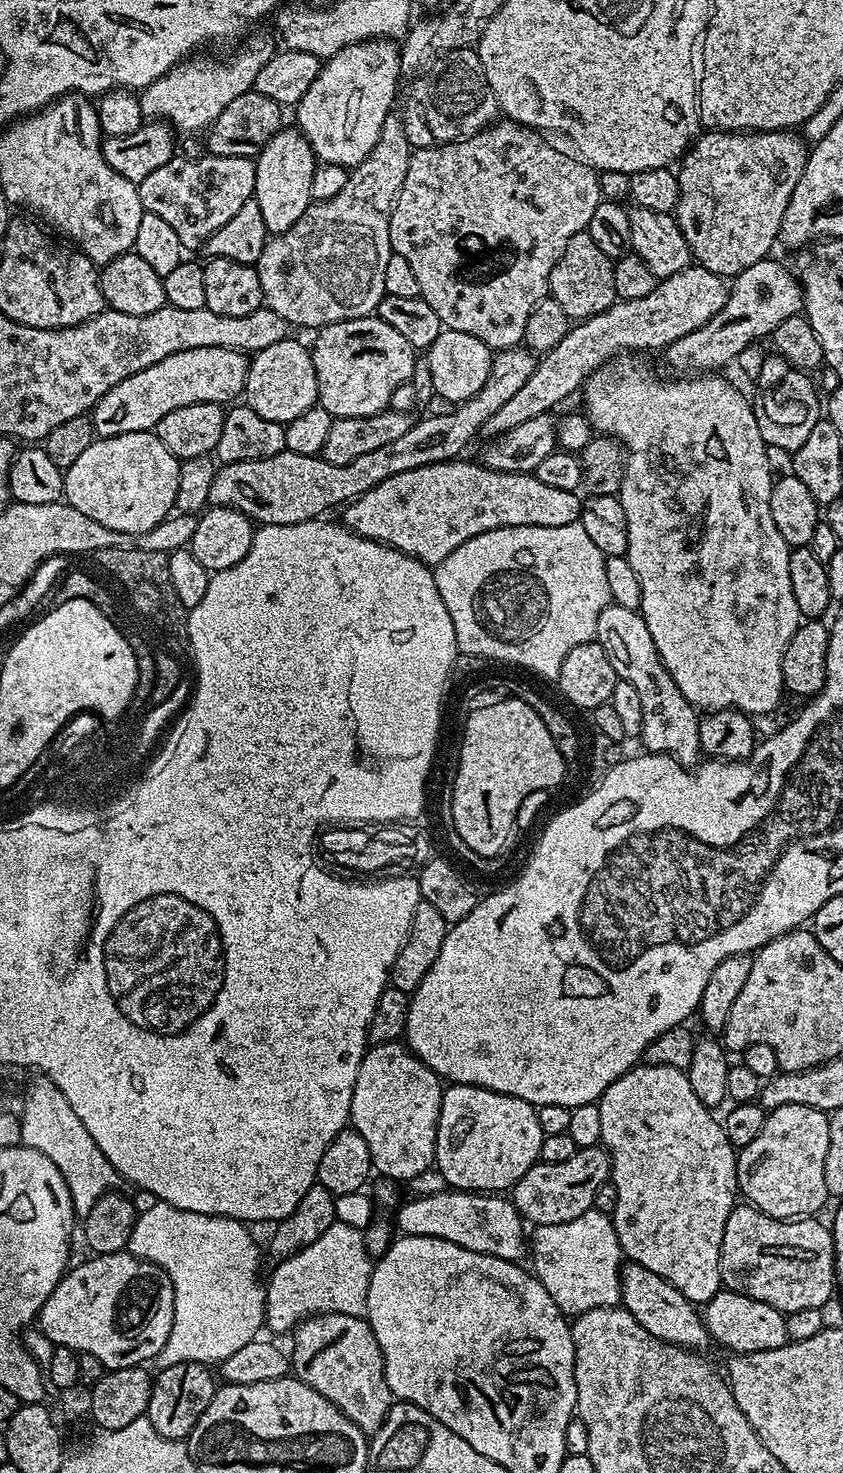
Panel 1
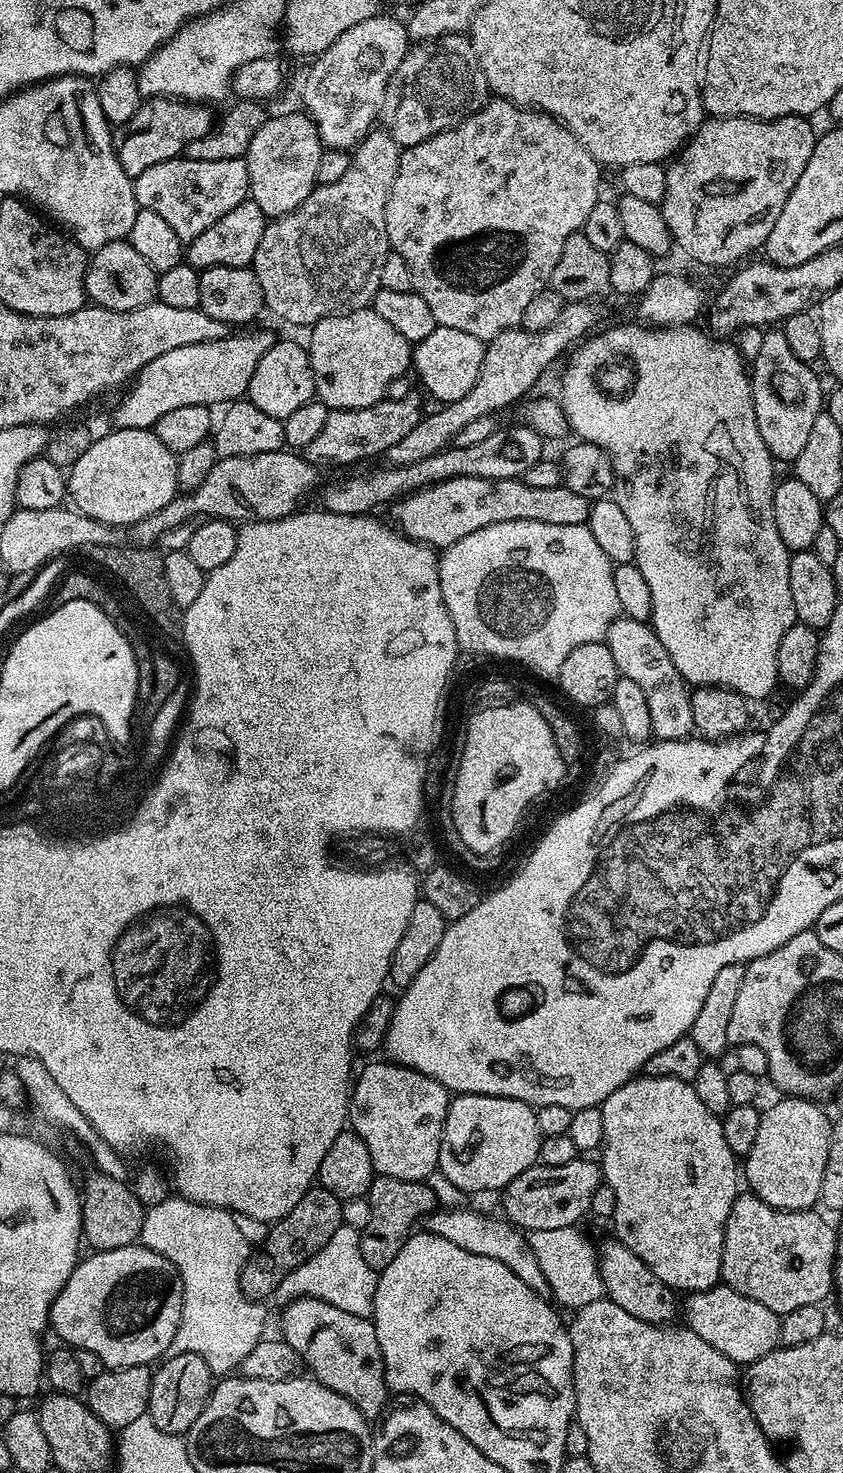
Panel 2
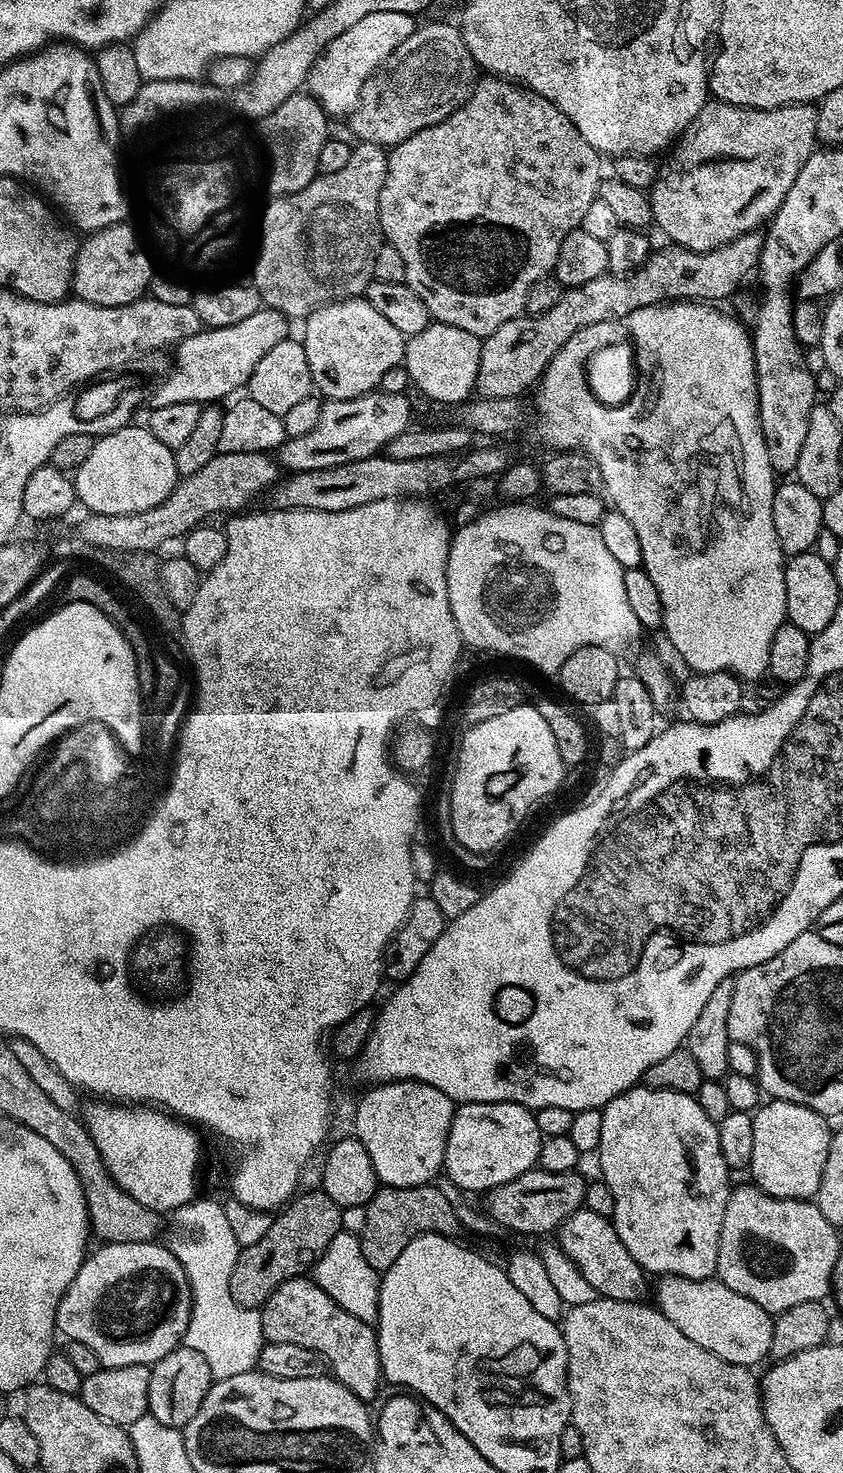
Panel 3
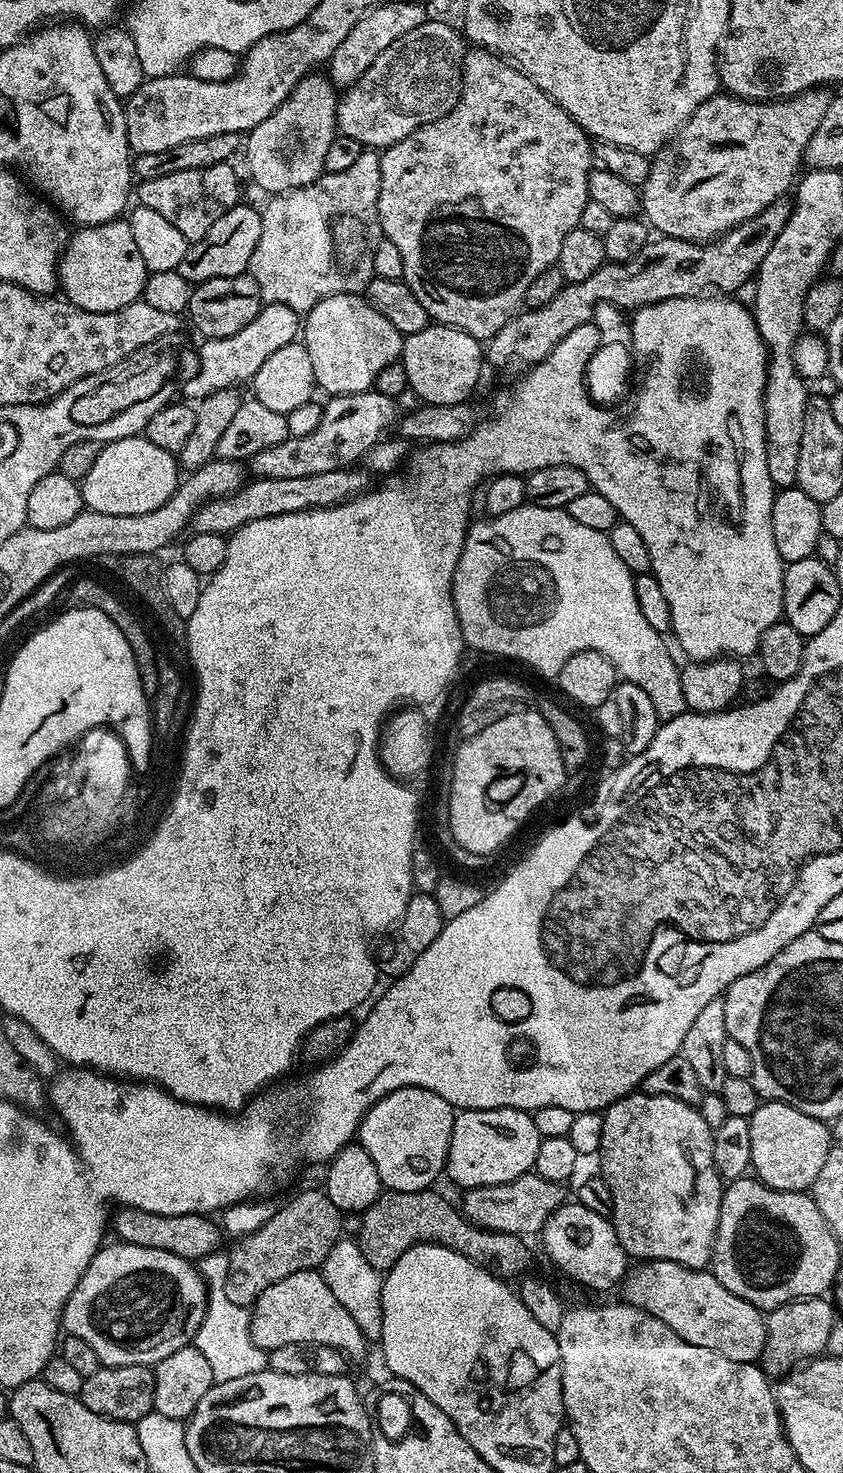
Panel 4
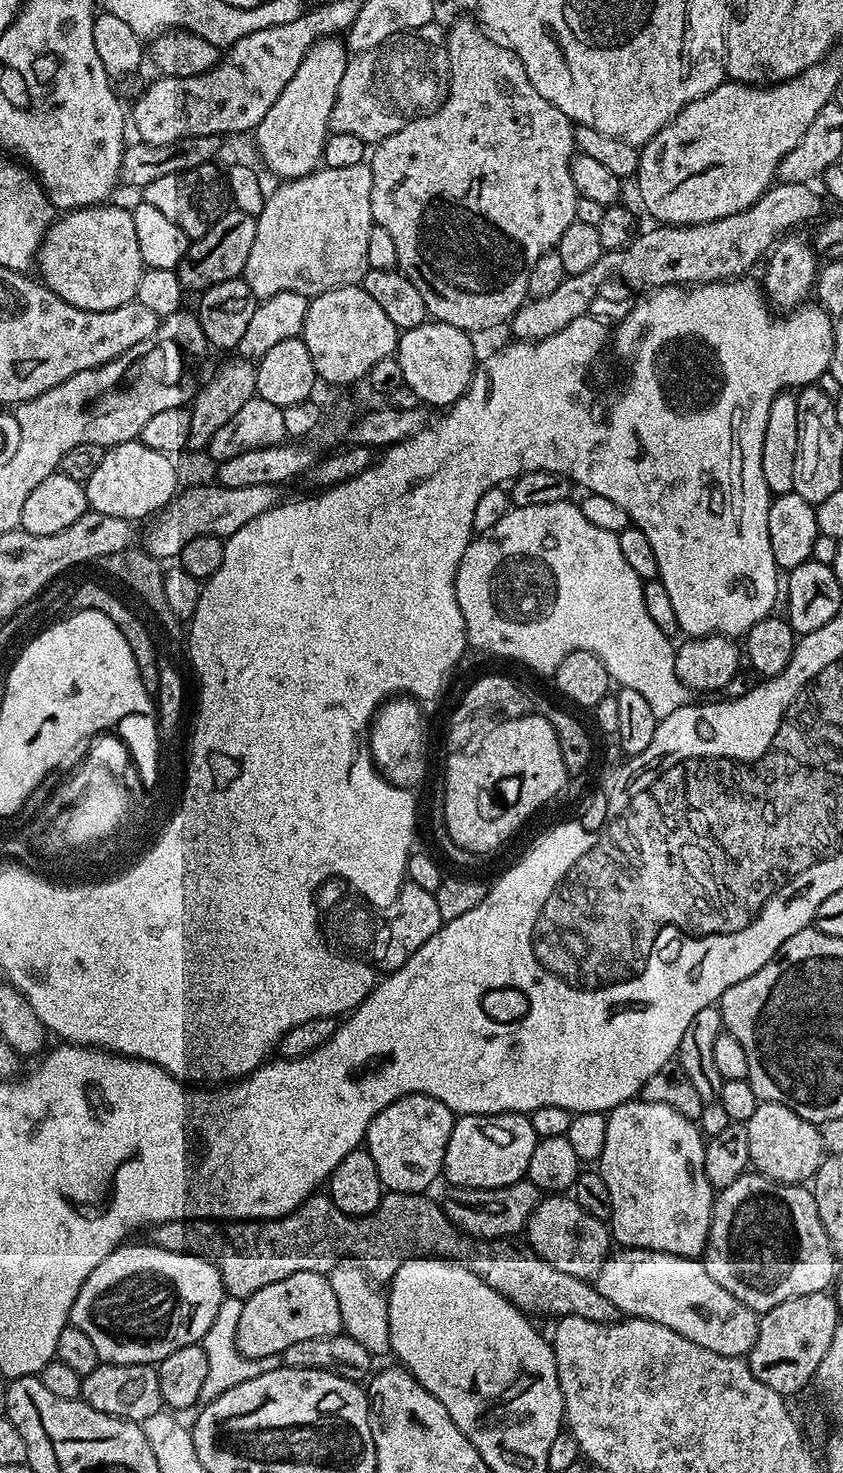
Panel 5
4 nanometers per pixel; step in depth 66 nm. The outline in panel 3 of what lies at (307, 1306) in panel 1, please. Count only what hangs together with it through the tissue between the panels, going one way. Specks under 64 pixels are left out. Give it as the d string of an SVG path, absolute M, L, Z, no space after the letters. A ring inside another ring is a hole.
M341 1230L332 1239L330 1246L322 1254L322 1258L316 1261L311 1269L310 1276L311 1279L316 1281L318 1286L322 1286L322 1290L326 1290L326 1294L330 1294L330 1298L334 1298L334 1302L338 1302L338 1306L342 1306L342 1310L346 1310L346 1314L354 1314L354 1318L362 1318L362 1322L375 1325L378 1318L378 1310L380 1309L381 1273L372 1268L370 1262L366 1262L364 1248L360 1244L360 1236L357 1233Z

